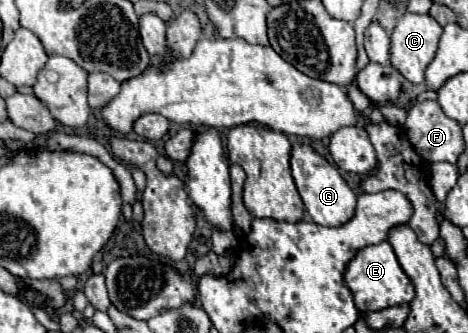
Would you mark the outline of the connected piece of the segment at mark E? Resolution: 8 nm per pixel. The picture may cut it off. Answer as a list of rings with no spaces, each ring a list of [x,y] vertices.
[[[384,240],[384,242],[376,244],[376,246],[362,248],[358,252],[358,256],[354,256],[354,260],[348,264],[346,274],[344,274],[344,282],[352,290],[354,302],[358,306],[358,310],[362,310],[362,312],[384,310],[388,306],[410,302],[414,298],[414,294],[416,294],[412,280],[406,276],[402,266],[398,264],[396,254],[394,254],[388,240]]]

